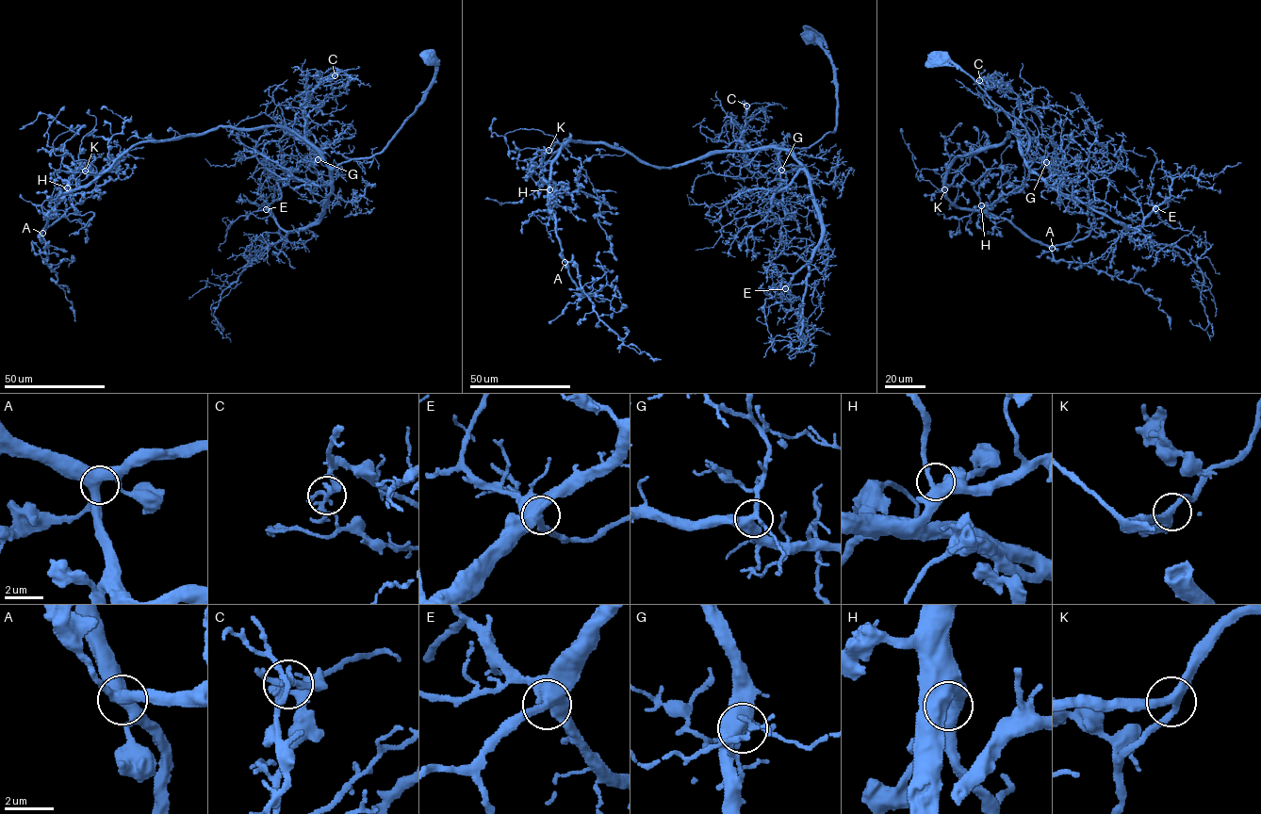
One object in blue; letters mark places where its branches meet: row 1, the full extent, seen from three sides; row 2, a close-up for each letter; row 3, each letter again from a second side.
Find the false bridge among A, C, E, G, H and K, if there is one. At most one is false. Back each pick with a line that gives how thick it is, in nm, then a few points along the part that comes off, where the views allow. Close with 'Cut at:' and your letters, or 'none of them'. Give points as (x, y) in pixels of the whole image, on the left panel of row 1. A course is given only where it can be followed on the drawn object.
C: 220 nm thick; foreign part runs (335, 75), (320, 82), (336, 71), (342, 71), (369, 87)
Cut at: C

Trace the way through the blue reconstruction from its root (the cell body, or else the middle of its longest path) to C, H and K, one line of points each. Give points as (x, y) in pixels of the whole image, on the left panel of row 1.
C: (429, 54), (435, 63), (430, 89), (389, 142), (369, 156), (335, 167), (304, 129), (306, 98), (335, 75)
H: (429, 54), (426, 96), (368, 157), (332, 166), (286, 128), (219, 126), (137, 142), (67, 187)
K: (429, 54), (426, 96), (368, 157), (332, 166), (286, 128), (219, 126), (139, 141), (101, 172), (85, 170)

